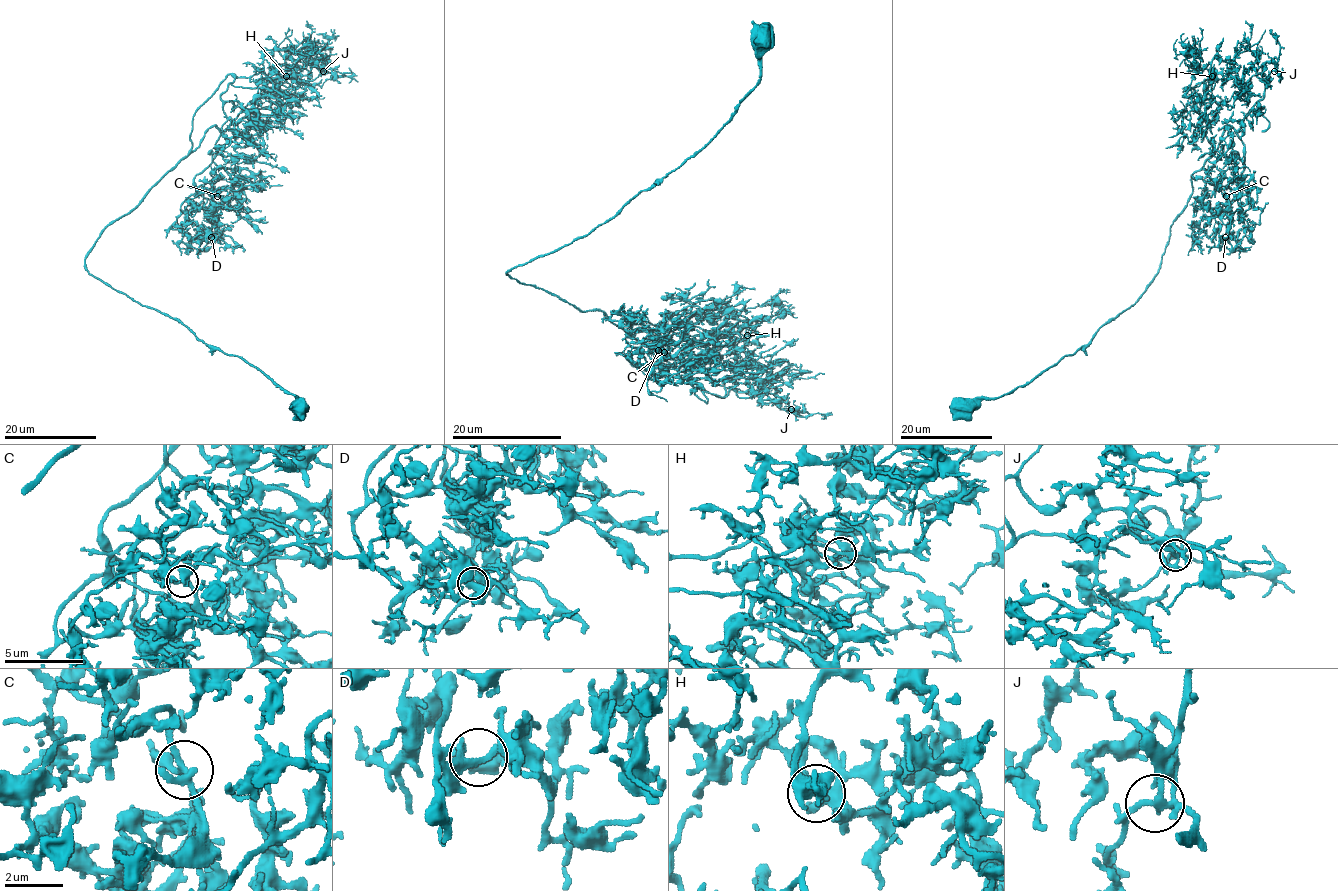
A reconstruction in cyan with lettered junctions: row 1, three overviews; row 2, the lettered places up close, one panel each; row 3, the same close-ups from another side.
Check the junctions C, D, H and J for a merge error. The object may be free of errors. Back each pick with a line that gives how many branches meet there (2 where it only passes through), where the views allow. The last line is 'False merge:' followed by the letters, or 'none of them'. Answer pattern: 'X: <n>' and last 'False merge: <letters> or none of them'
J: 3
False merge: J

